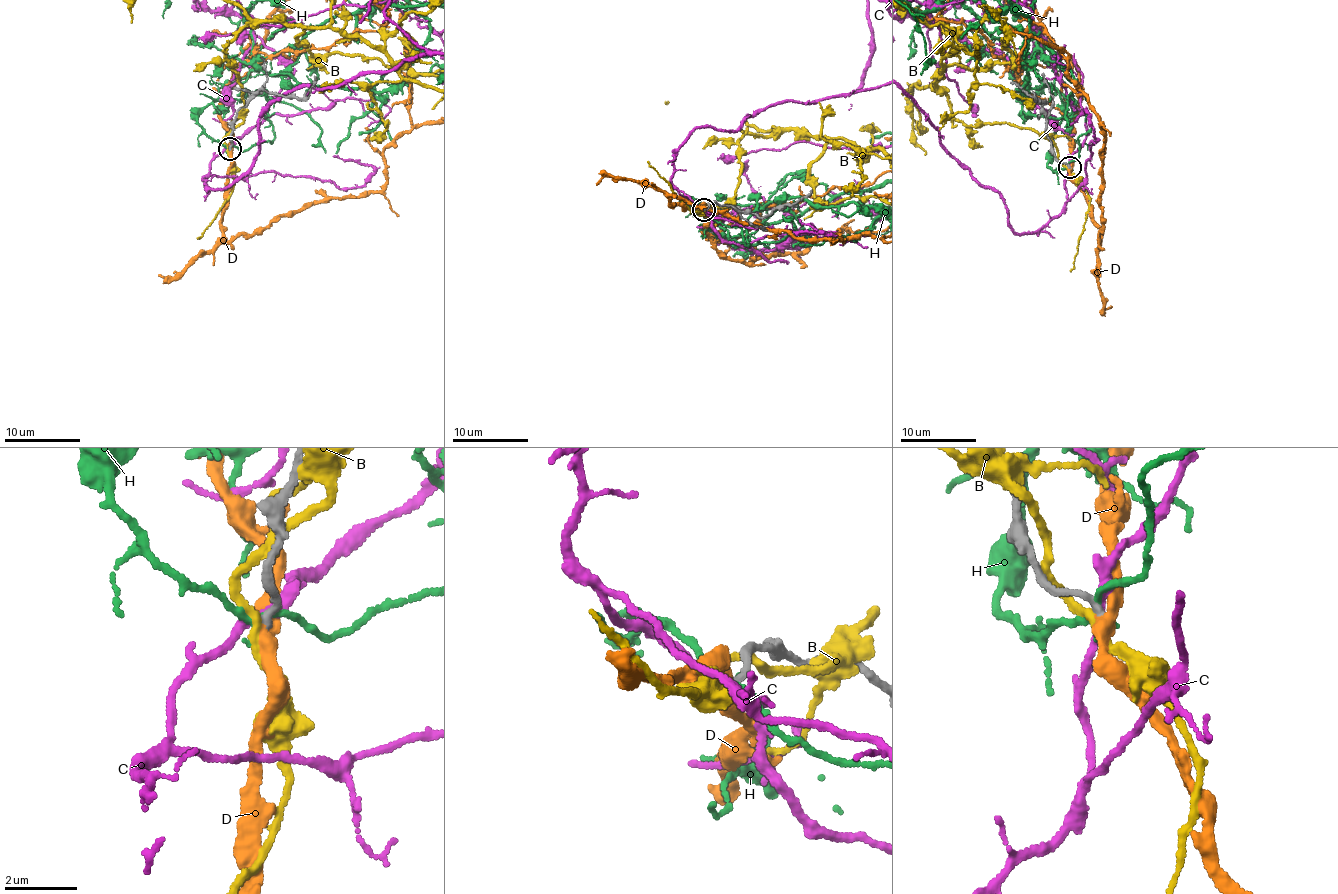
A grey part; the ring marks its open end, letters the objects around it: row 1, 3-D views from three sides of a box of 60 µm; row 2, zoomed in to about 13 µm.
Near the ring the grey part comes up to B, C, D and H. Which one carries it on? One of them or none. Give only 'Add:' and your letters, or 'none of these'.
Add: D

